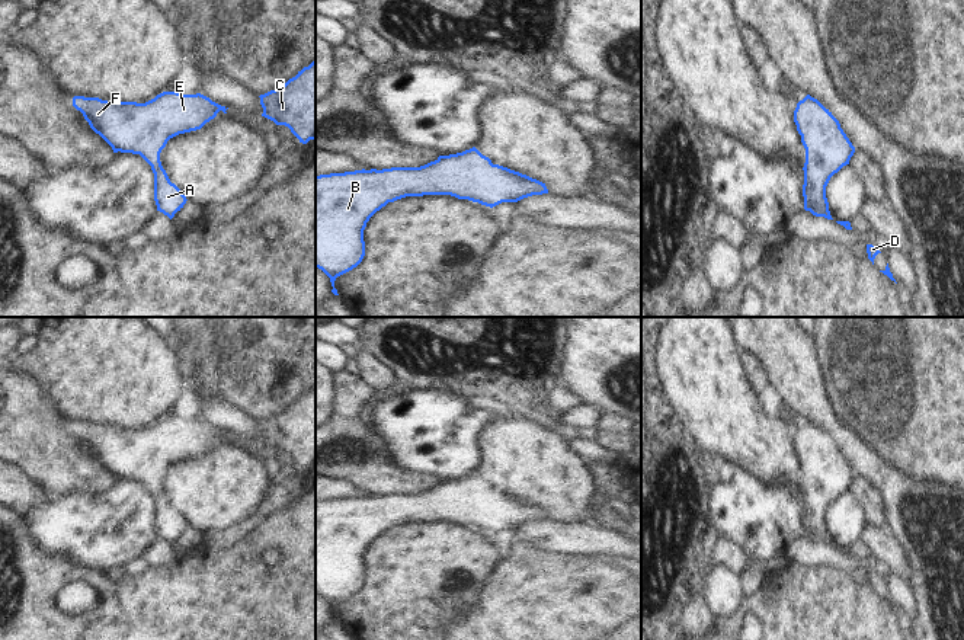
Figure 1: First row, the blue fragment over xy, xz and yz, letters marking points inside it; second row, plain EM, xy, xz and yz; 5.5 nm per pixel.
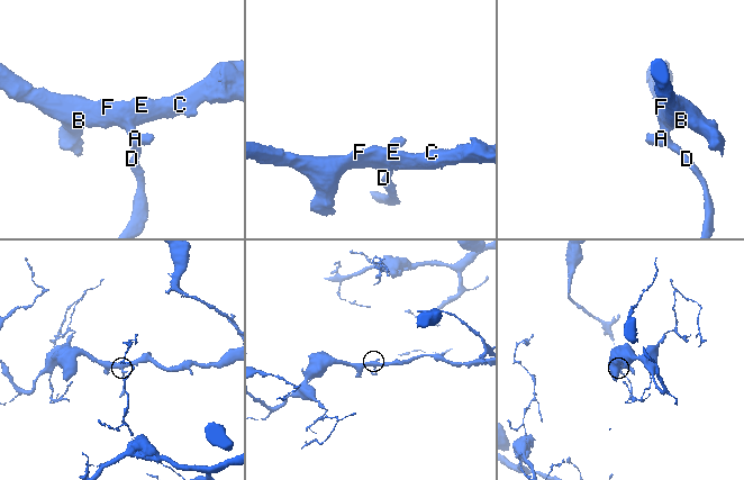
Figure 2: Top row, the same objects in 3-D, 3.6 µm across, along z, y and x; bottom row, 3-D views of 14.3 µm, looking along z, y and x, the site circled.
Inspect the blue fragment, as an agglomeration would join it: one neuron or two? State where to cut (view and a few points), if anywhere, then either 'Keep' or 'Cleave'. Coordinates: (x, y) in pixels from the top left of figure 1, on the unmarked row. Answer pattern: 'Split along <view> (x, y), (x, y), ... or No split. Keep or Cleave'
No split. Keep

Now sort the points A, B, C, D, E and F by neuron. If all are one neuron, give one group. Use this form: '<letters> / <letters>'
A B C D E F

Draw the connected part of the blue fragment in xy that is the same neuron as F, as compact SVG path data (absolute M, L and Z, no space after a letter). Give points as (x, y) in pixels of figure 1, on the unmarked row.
M163 417L145 429L74 422L73 432L113 479L140 480L151 492L157 537L170 545L188 525L163 495L161 476L170 464L201 455L220 436L227 439L228 435L201 419L177 417Z

